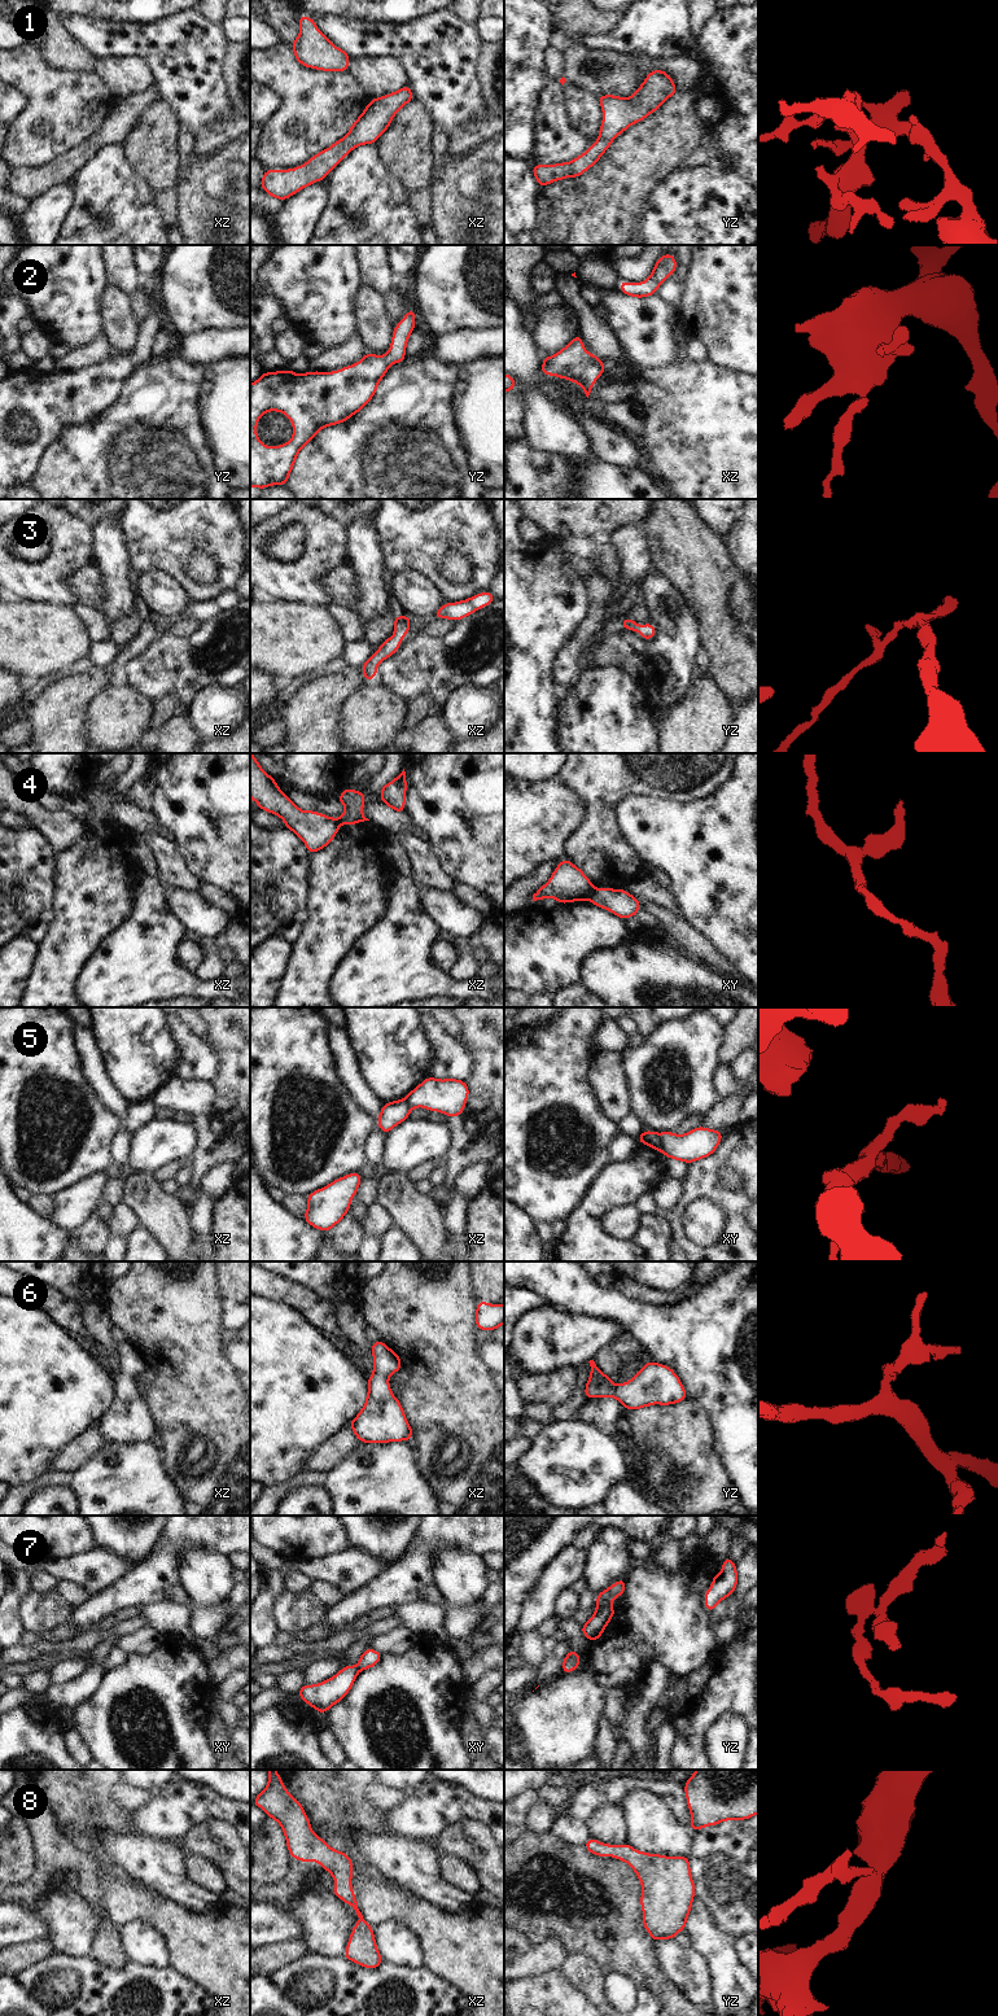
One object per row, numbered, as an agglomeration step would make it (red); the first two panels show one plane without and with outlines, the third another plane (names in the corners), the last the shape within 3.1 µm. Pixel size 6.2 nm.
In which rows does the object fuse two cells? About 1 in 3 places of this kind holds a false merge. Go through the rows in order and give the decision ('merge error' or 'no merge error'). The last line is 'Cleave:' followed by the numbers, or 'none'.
1: no merge error
2: no merge error
3: no merge error
4: merge error
5: merge error
6: no merge error
7: no merge error
8: no merge error
Cleave: 4, 5

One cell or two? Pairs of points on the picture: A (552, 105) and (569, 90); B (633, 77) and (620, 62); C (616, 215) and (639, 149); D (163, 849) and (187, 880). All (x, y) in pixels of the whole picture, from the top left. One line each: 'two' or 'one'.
A: two
B: one
C: one
D: one

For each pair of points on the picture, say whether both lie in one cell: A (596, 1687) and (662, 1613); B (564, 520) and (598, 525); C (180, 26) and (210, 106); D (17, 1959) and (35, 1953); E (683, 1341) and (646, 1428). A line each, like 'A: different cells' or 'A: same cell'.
A: same cell
B: same cell
C: same cell
D: same cell
E: different cells

